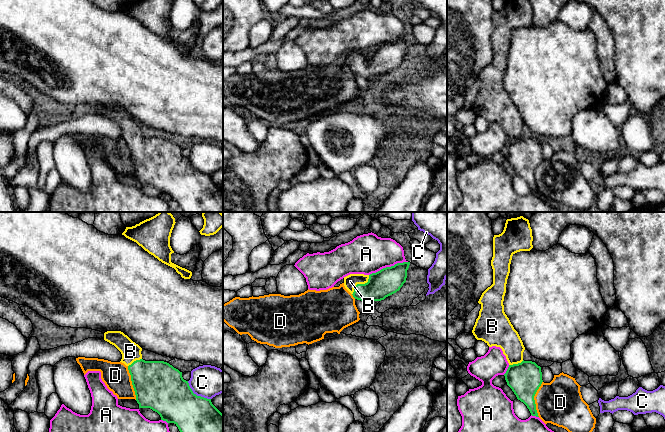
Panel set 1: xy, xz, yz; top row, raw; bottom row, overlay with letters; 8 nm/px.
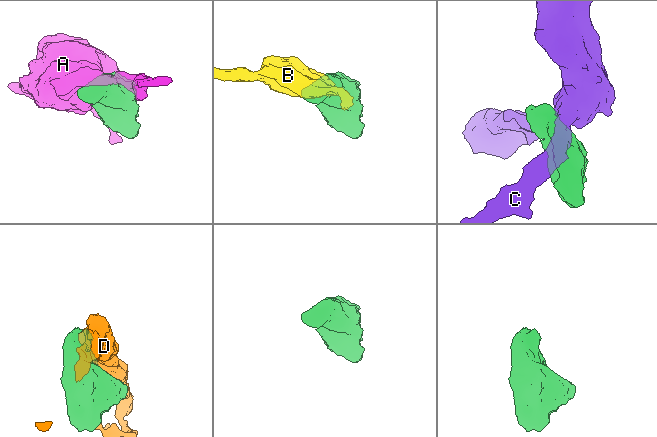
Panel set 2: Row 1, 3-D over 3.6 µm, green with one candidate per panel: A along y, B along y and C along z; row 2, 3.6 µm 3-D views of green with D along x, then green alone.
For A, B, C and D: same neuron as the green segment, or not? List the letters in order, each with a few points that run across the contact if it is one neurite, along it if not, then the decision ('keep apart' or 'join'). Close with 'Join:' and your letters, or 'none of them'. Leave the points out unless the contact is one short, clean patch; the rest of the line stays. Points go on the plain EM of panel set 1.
A: keep apart
B: line xz (389, 56), (382, 60), (360, 60), (350, 57); join
C: line xy (187, 157), (194, 169), (210, 175); keep apart
D: keep apart
Join: B

